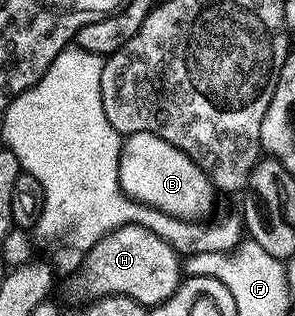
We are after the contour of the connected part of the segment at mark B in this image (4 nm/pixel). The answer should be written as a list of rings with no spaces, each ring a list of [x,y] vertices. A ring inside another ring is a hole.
[[[135,132],[122,141],[119,176],[121,189],[136,202],[177,217],[197,215],[195,213],[203,211],[215,195],[213,183],[187,152],[151,132]]]

